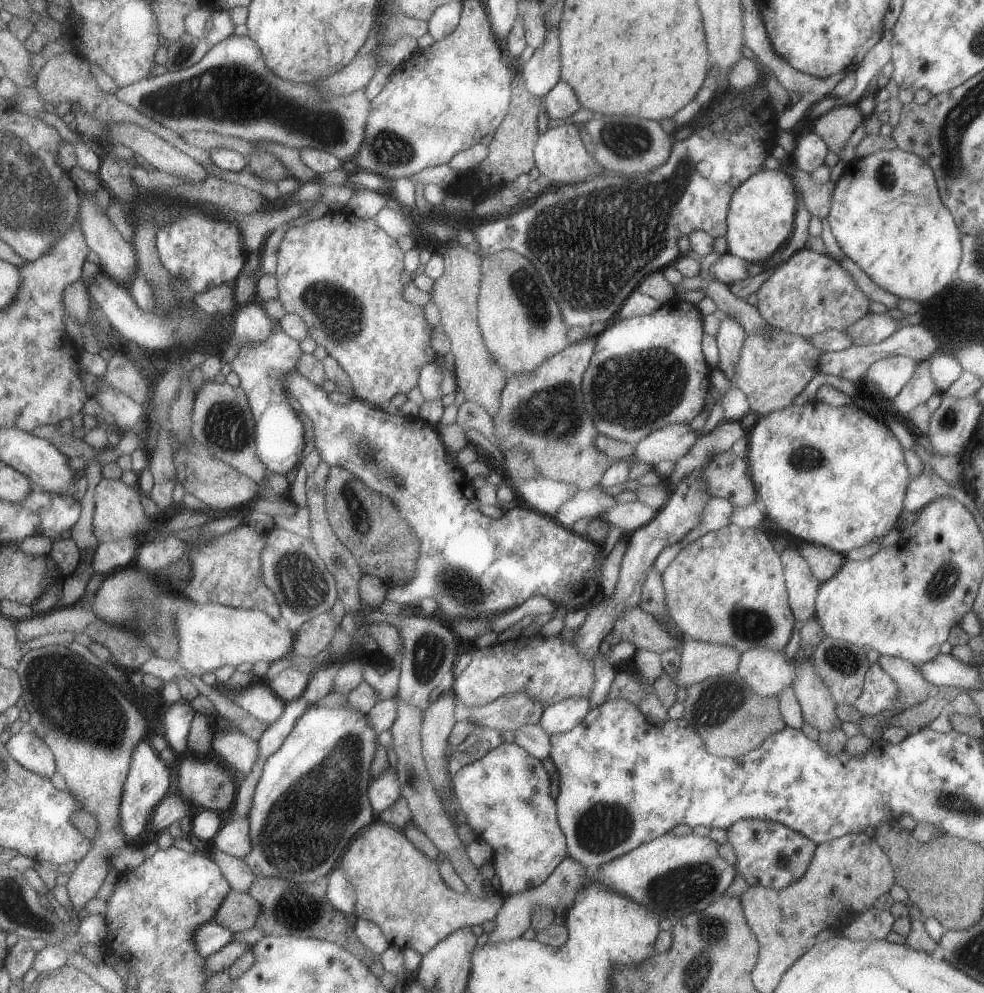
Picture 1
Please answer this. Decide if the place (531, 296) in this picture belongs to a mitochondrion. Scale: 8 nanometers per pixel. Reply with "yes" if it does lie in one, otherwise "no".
yes

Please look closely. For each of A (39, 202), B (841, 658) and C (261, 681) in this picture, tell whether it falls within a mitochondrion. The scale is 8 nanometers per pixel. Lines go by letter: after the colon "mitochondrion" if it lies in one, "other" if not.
A: mitochondrion
B: mitochondrion
C: other

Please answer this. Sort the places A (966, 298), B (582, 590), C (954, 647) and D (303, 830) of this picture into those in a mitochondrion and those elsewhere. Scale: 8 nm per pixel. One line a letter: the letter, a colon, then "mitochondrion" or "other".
A: mitochondrion
B: other
C: other
D: mitochondrion

